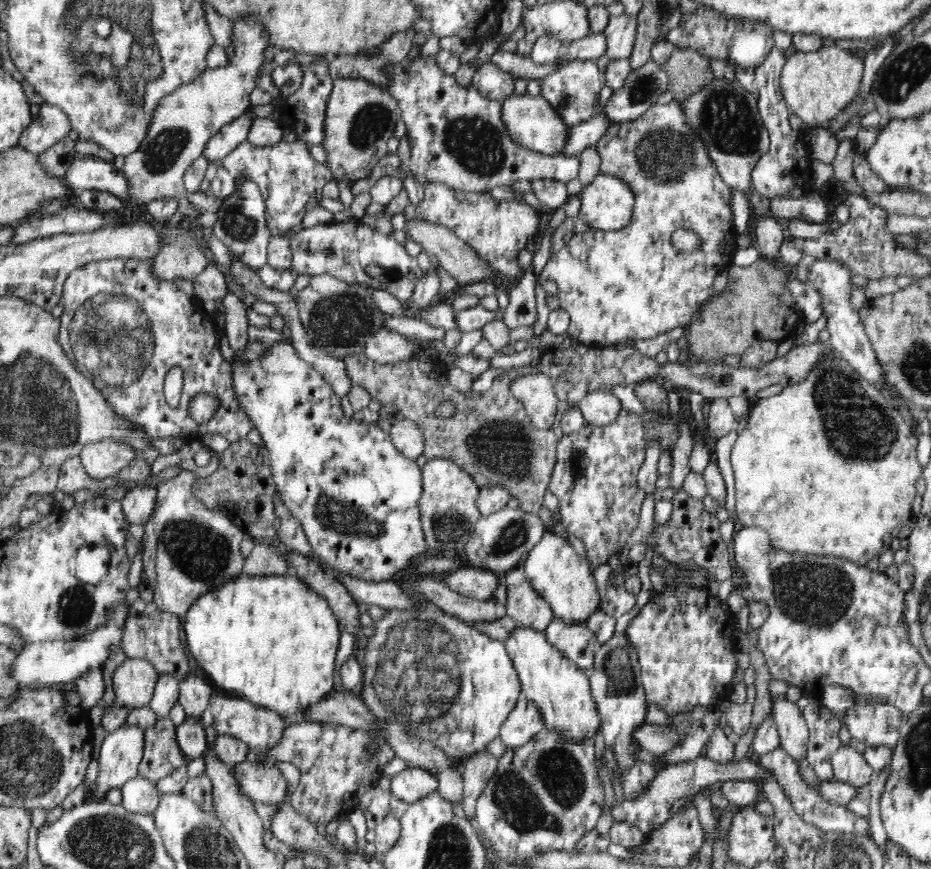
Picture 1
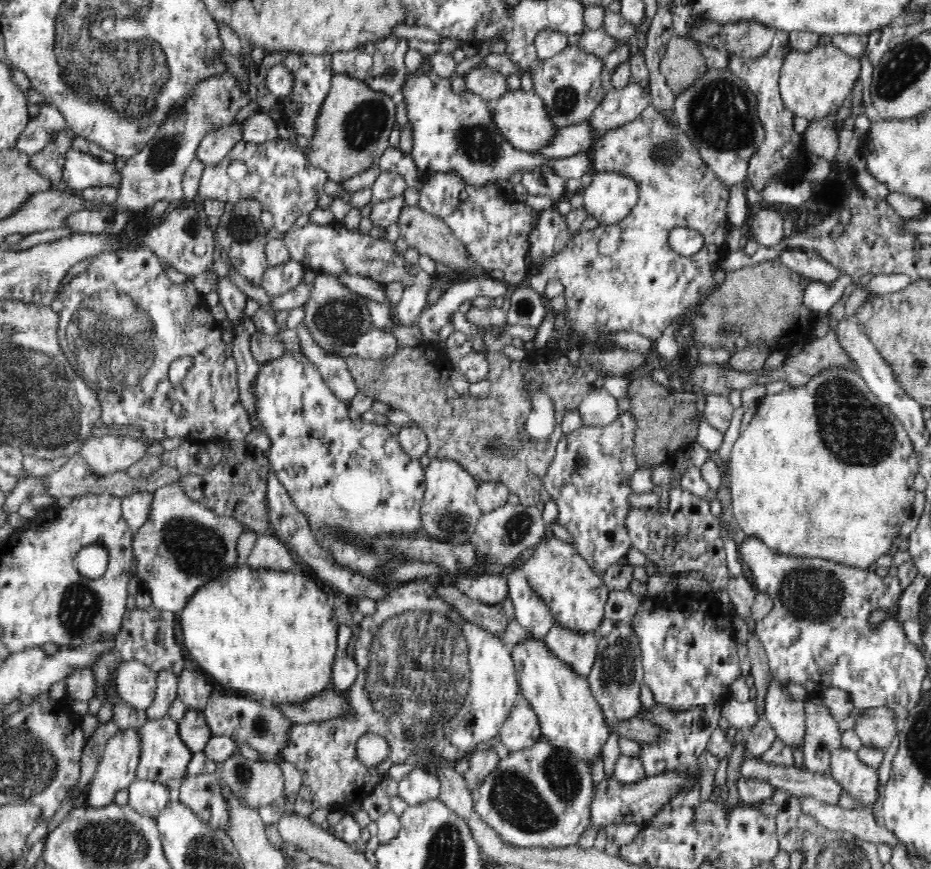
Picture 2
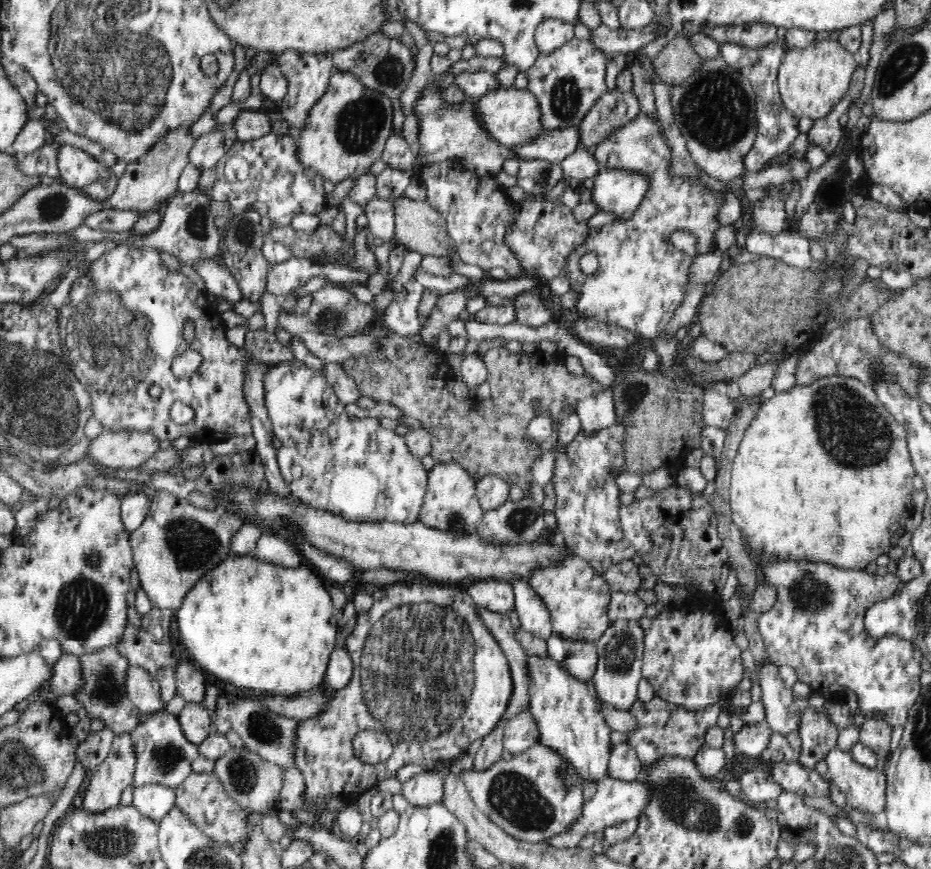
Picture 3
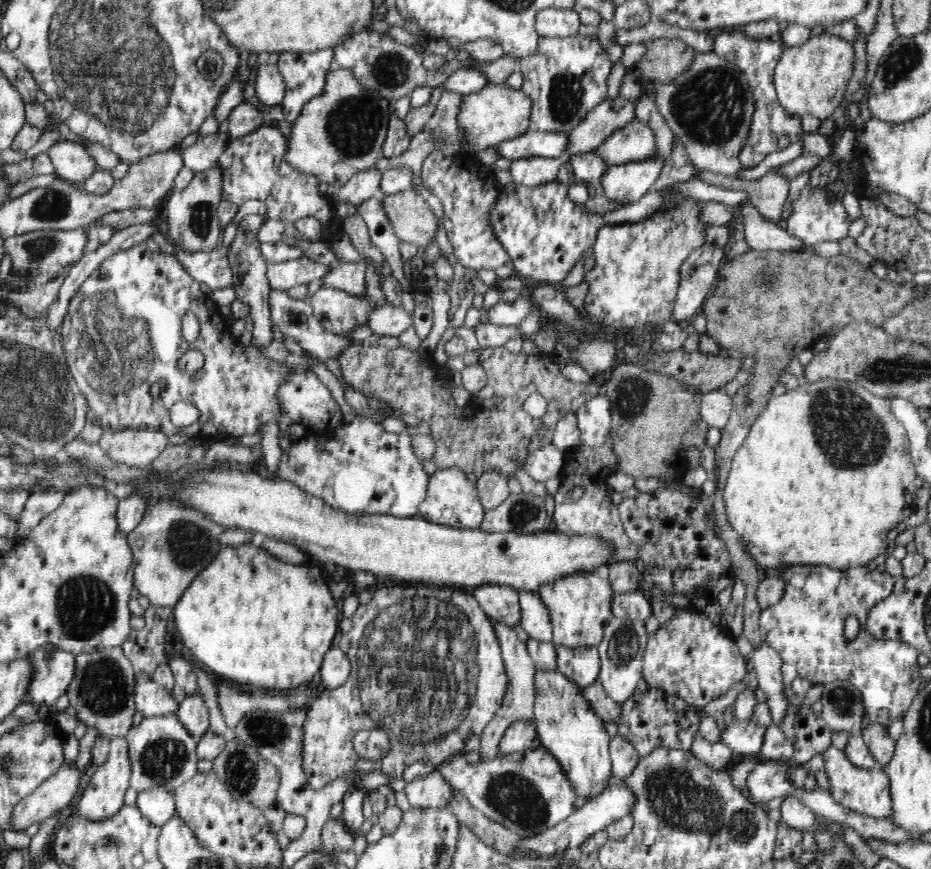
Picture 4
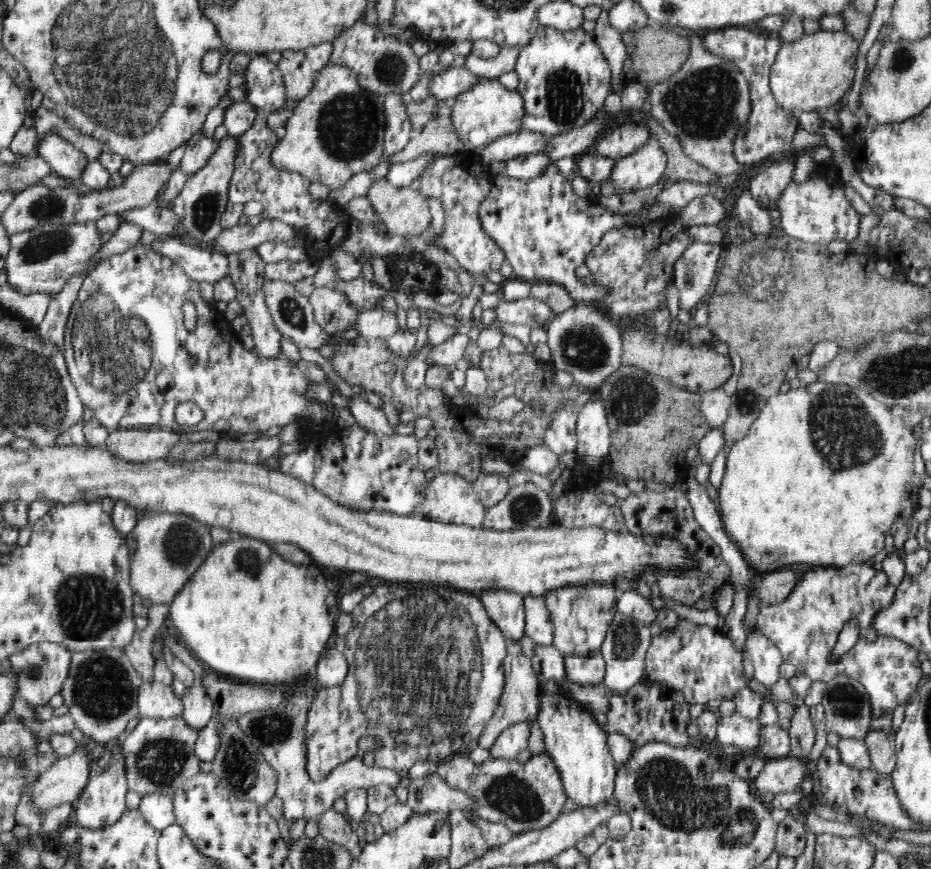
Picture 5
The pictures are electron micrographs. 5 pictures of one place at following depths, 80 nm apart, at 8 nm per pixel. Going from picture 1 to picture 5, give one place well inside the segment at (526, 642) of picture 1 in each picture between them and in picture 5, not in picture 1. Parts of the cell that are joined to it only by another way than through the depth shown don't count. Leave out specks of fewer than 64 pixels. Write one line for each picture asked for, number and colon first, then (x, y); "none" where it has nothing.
2: (570, 717)
3: (570, 720)
4: (567, 726)
5: (576, 743)

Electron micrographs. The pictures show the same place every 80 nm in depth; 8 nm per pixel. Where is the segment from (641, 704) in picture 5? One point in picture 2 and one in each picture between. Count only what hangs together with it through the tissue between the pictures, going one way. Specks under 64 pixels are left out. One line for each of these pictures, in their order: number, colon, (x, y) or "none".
2: (687, 732)
3: (664, 729)
4: (656, 719)

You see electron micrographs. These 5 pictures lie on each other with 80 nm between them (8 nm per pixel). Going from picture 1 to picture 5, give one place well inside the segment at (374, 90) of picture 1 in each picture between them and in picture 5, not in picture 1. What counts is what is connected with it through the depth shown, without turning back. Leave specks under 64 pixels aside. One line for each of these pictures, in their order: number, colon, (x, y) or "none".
2: (355, 121)
3: (346, 132)
4: (341, 132)
5: (337, 130)

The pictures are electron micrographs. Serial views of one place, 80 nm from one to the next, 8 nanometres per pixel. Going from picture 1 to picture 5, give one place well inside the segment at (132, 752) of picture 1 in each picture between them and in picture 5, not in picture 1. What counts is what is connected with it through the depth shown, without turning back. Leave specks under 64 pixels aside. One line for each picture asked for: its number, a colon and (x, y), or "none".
2: (117, 768)
3: (114, 775)
4: (103, 796)
5: (103, 800)

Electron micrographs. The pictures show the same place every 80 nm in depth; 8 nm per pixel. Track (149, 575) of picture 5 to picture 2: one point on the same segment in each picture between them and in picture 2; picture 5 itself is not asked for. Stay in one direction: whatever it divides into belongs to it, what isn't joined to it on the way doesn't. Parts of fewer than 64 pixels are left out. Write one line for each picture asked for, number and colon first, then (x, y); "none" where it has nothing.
2: (183, 545)
3: (179, 543)
4: (173, 544)

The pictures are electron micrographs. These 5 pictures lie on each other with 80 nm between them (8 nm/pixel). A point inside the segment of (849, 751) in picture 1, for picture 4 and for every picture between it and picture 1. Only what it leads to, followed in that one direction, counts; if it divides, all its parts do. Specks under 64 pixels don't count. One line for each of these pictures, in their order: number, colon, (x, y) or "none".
2: (859, 780)
3: (864, 787)
4: (866, 791)

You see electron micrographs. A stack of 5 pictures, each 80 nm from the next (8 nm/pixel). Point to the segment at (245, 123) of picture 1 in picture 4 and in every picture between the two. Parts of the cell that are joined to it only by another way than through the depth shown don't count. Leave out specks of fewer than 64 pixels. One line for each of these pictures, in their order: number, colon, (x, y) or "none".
2: (216, 144)
3: (209, 148)
4: (206, 151)

